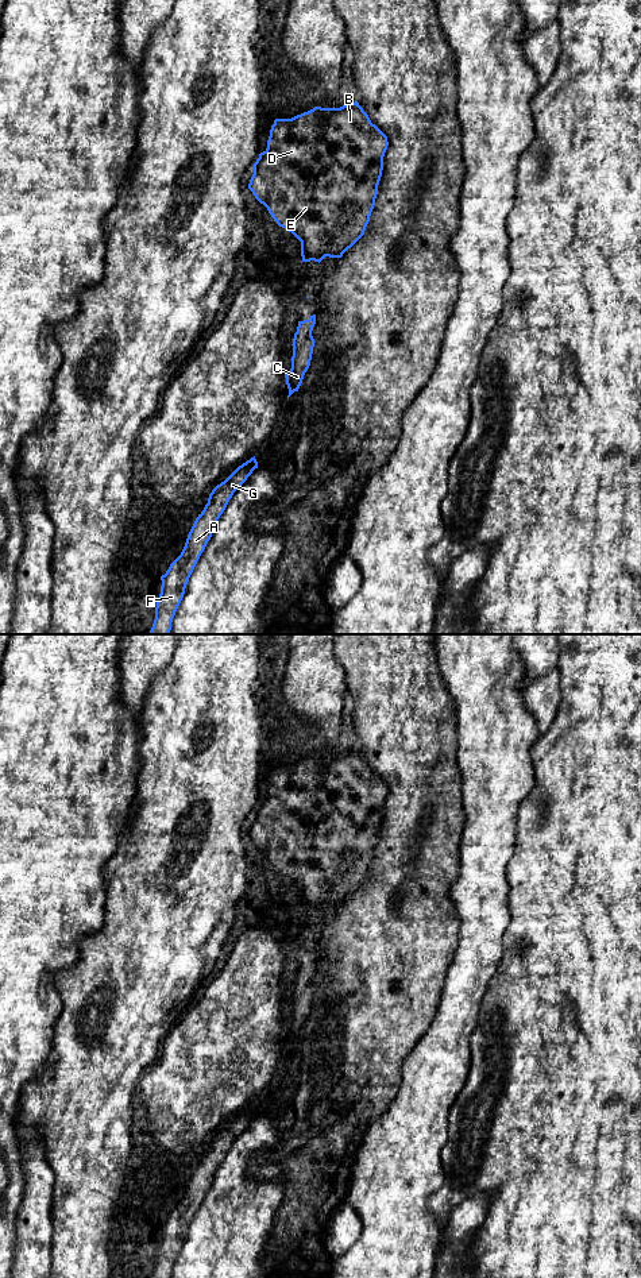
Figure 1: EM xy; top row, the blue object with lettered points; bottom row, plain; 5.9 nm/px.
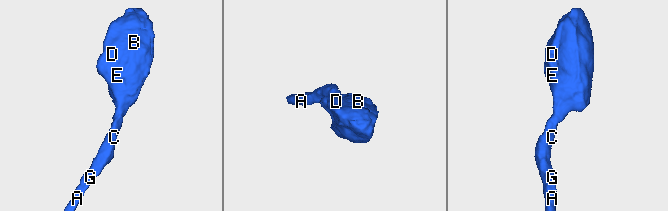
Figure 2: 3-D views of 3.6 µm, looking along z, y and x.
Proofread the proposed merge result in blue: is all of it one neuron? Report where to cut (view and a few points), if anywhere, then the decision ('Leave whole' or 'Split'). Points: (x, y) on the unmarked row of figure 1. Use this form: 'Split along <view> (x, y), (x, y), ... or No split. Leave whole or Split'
No split. Leave whole

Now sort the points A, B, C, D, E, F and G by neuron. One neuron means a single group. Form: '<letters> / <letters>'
A B C D E F G

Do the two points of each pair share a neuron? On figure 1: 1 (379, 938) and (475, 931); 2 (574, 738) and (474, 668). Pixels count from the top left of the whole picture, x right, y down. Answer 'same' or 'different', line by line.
1: different
2: different

